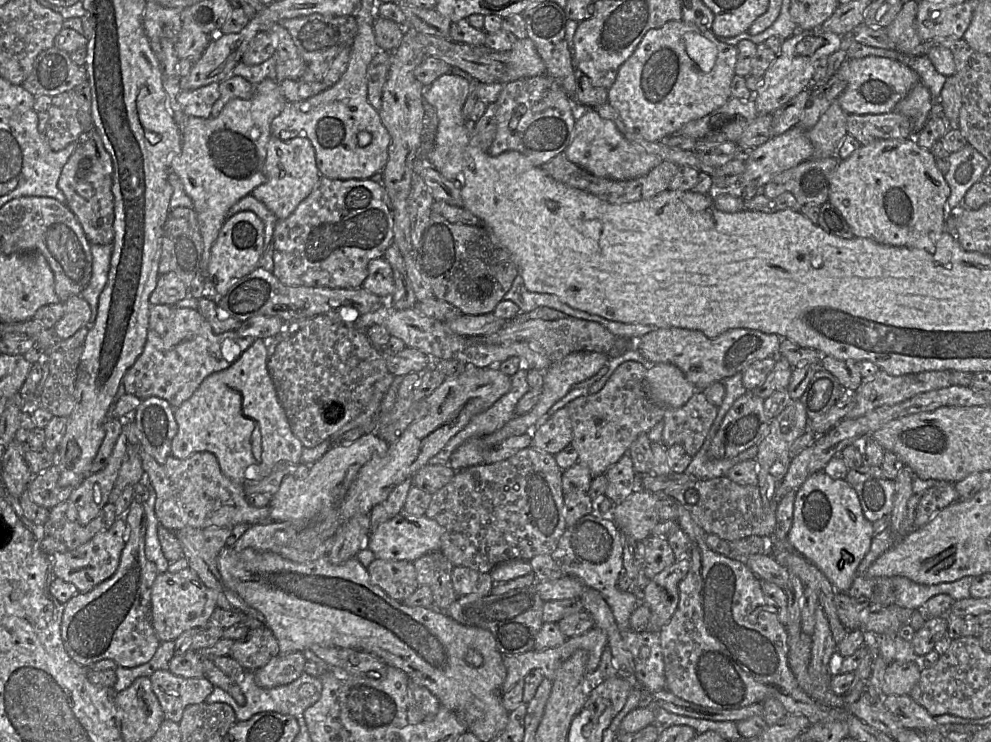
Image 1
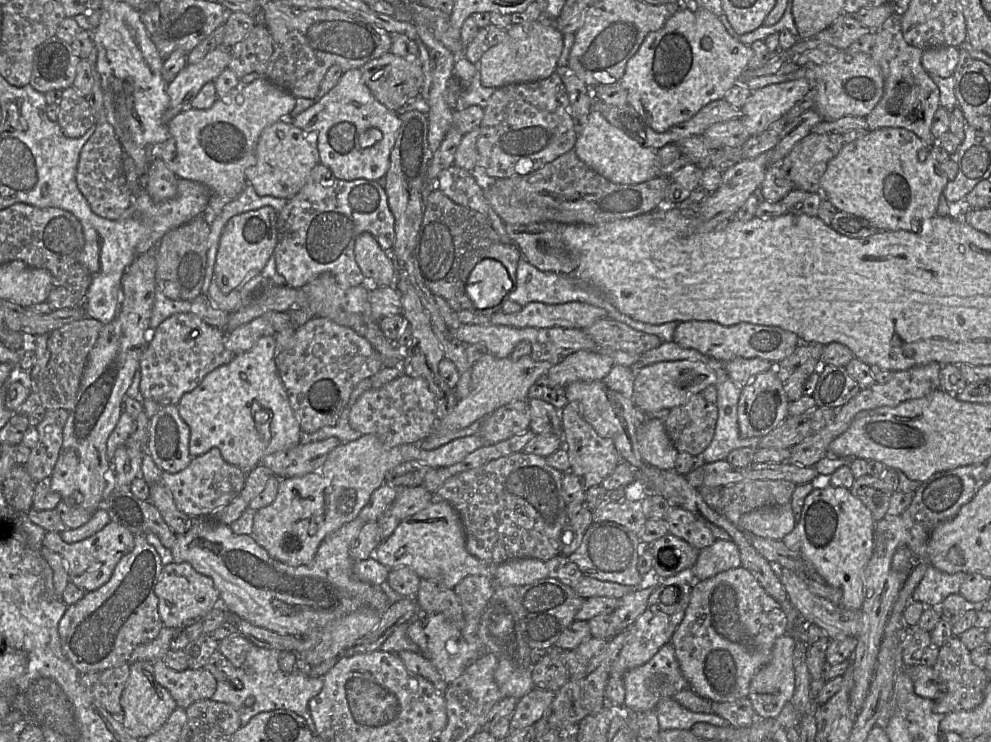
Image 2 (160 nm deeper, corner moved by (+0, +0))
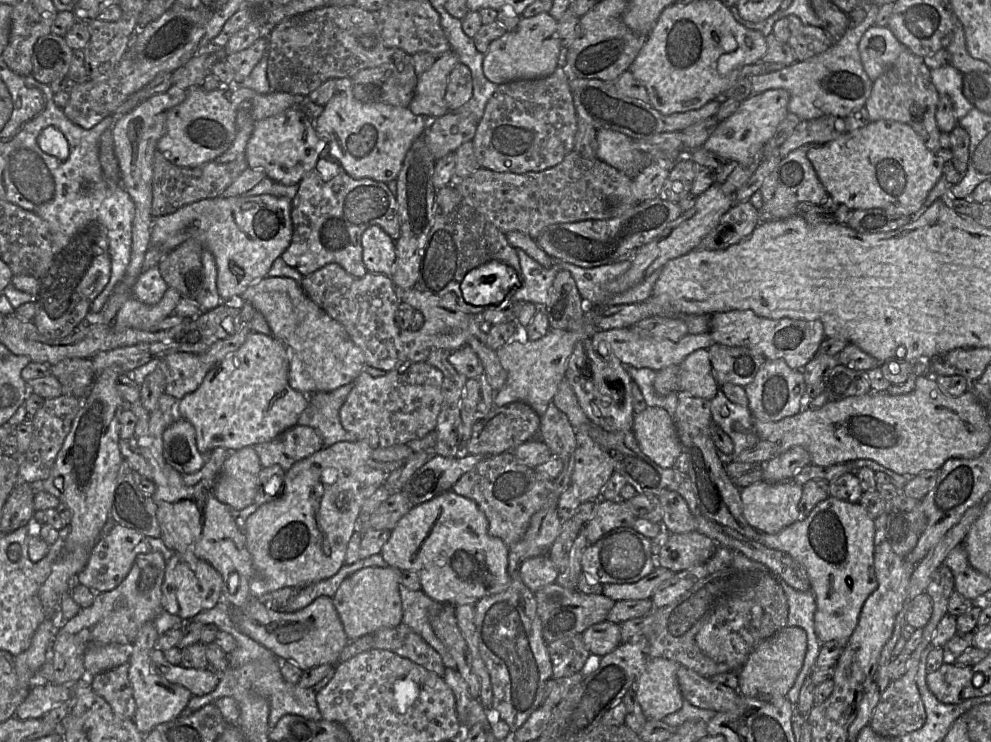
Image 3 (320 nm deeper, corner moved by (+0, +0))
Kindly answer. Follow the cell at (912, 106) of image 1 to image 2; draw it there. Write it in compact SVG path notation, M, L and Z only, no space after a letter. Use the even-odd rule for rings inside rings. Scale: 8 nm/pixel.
M893 13L875 30L870 55L881 69L884 92L875 108L865 118L869 130L883 127L904 128L914 132L927 146L932 147L937 141L931 133L931 125L940 106L940 90L922 66L923 50L904 40L901 16Z

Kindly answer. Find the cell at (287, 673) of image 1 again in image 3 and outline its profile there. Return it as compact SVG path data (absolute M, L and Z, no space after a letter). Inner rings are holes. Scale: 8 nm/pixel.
M390 566L364 568L342 582L332 599L350 642L364 635L372 635L380 629L395 628L402 623L400 583L402 571Z

